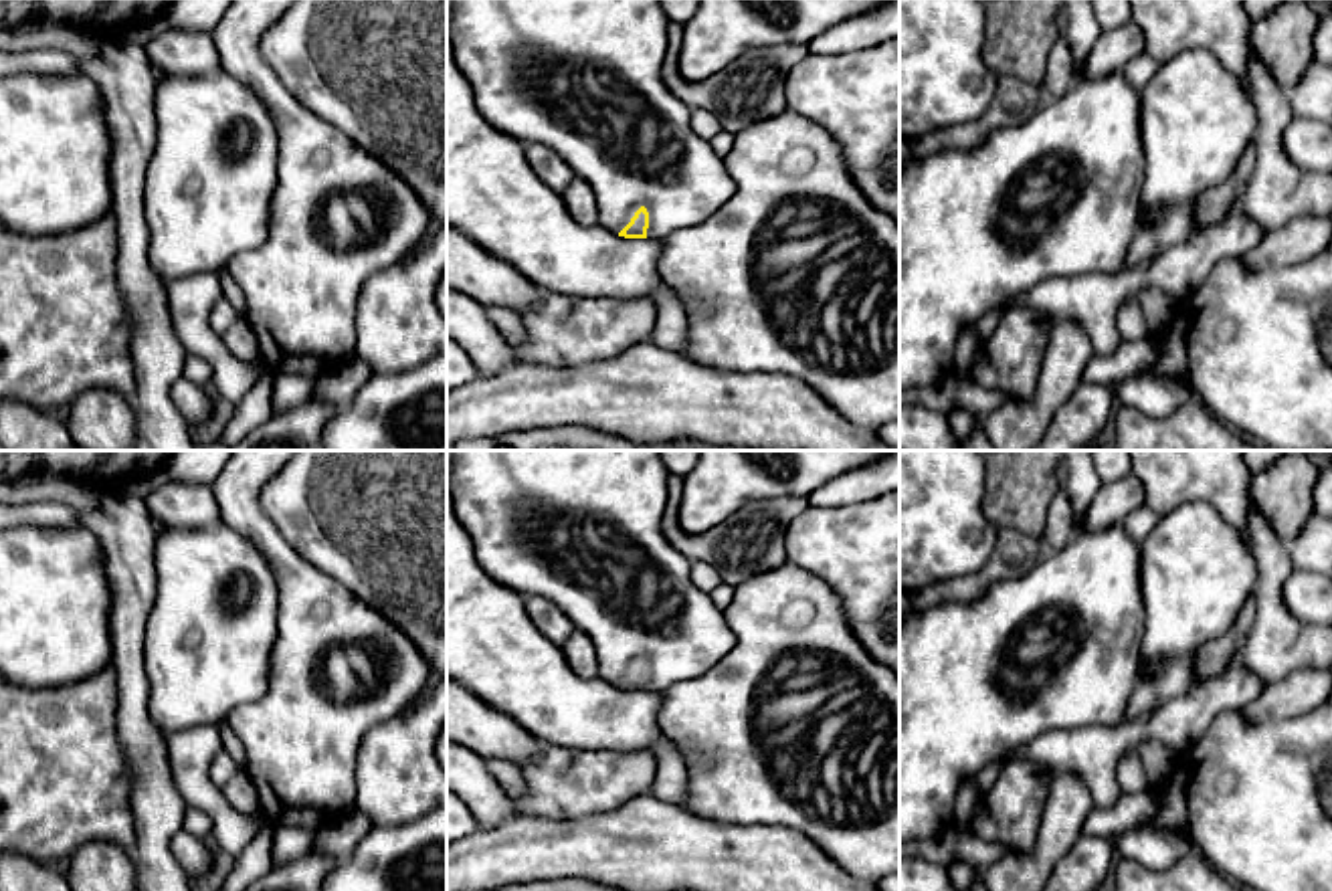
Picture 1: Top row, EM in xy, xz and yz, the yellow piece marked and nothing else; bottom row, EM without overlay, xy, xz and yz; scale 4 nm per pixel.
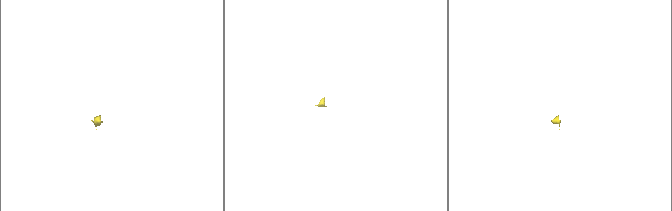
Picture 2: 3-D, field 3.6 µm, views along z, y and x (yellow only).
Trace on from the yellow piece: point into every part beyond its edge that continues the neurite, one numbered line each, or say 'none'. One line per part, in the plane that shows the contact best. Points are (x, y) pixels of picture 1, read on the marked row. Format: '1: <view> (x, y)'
1: xz (583, 77)

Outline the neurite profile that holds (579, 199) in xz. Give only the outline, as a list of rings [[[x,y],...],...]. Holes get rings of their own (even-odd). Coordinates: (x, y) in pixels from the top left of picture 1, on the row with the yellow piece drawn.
[[[574,178],[562,198],[578,224],[592,226],[598,222],[598,202],[584,180]]]

